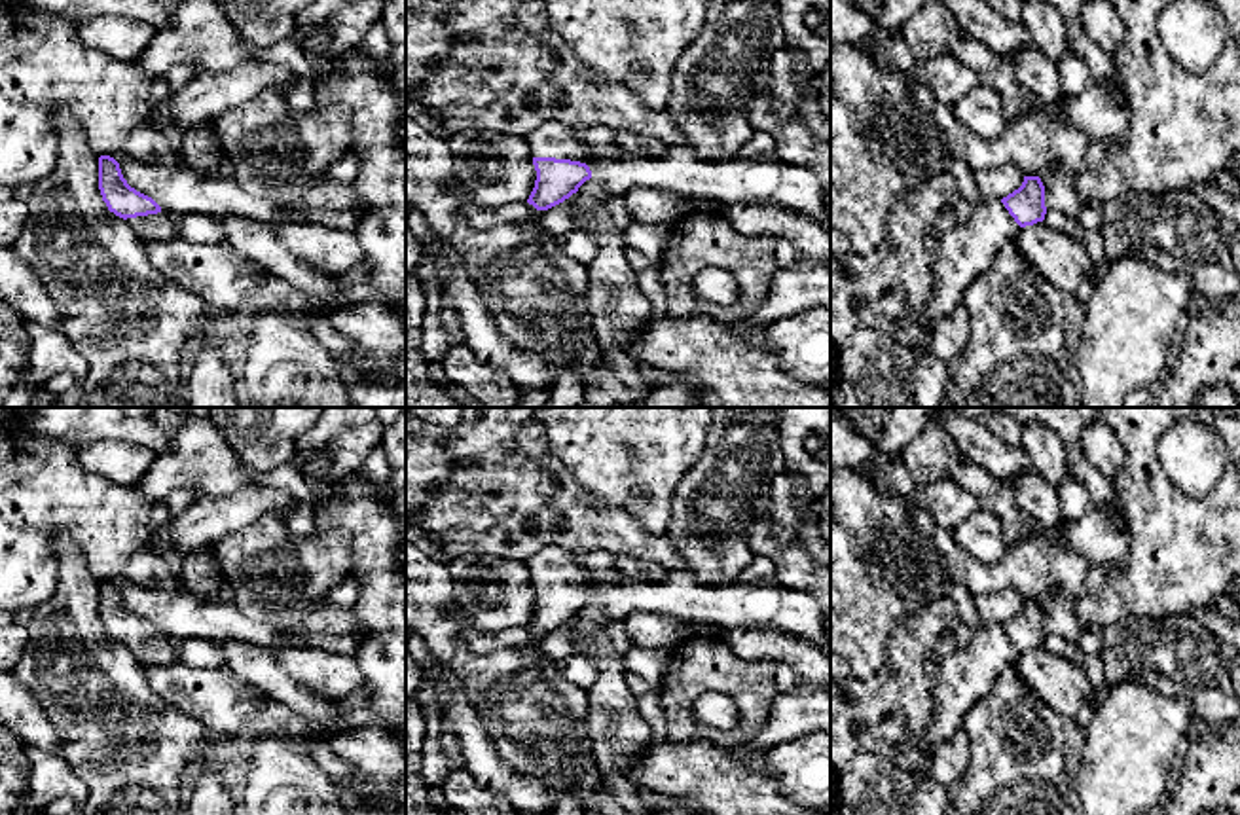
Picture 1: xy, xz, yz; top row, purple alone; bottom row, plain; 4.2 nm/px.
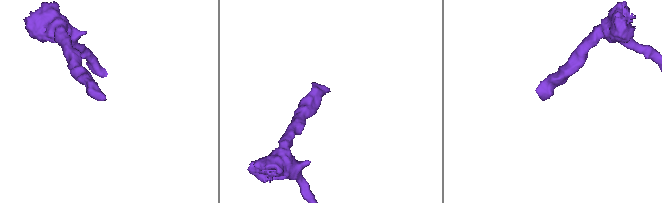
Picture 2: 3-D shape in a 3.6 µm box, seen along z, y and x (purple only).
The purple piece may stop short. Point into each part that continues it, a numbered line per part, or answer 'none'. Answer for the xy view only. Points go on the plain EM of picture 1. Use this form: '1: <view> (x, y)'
1: xy (154, 652)

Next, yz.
1: yz (967, 675)

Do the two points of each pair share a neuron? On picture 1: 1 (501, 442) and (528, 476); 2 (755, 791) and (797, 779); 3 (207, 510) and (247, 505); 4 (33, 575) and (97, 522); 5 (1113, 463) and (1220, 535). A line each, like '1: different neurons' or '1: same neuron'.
1: same neuron
2: different neurons
3: same neuron
4: same neuron
5: different neurons

